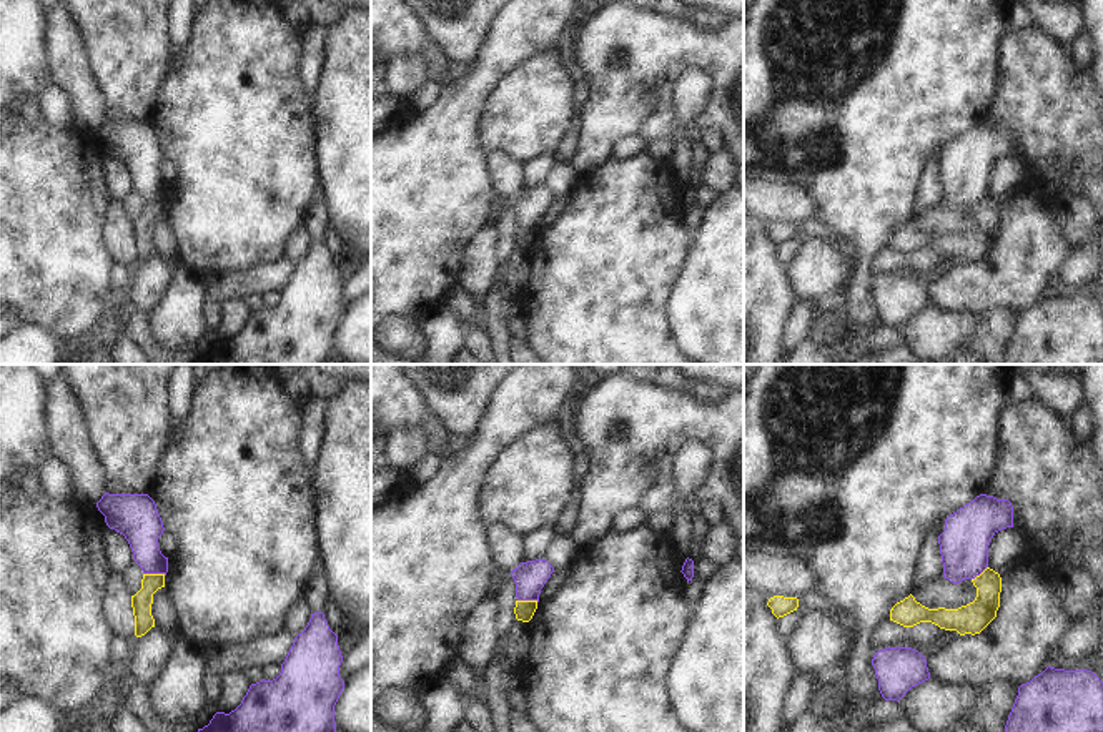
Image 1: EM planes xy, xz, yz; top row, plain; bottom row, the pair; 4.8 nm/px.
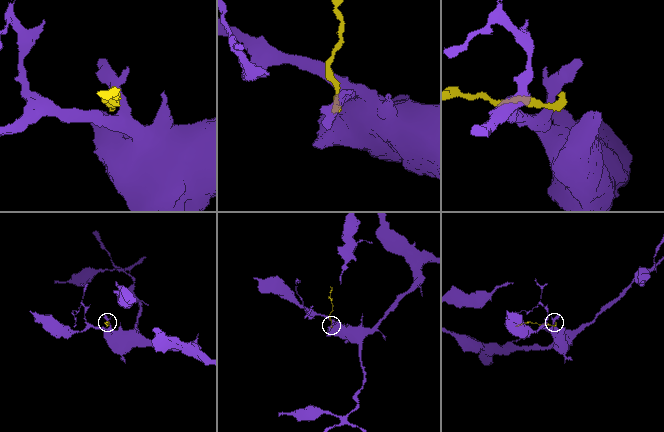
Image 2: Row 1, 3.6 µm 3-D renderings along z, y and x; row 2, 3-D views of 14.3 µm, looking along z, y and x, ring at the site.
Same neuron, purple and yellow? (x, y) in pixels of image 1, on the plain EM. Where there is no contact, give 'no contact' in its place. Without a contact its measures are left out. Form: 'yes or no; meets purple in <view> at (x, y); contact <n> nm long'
no; meets purple in xy at (155, 200); contact 110 nm long

